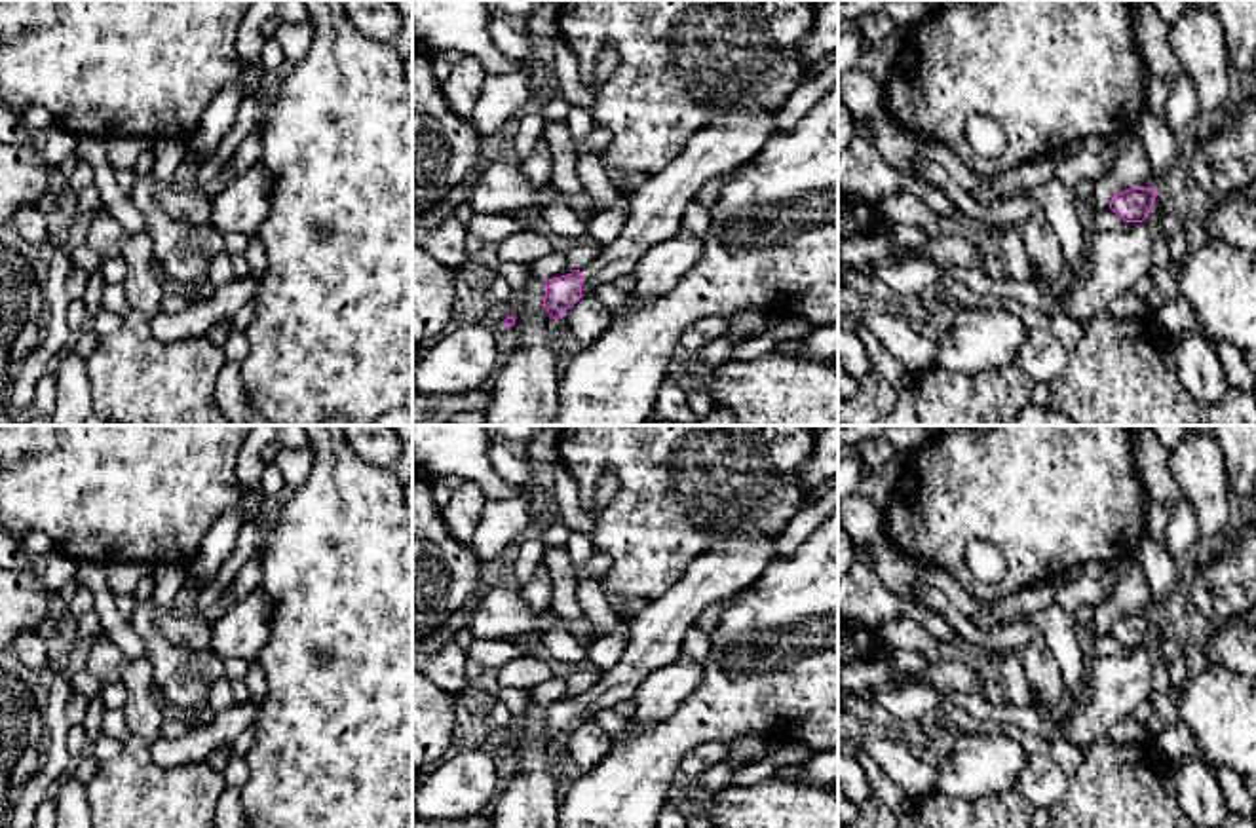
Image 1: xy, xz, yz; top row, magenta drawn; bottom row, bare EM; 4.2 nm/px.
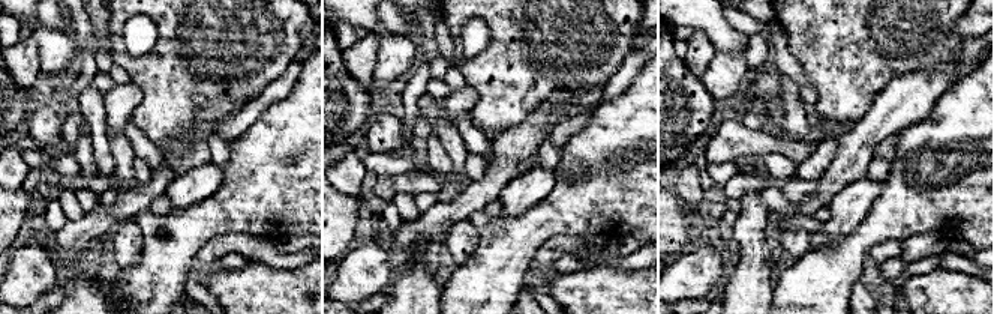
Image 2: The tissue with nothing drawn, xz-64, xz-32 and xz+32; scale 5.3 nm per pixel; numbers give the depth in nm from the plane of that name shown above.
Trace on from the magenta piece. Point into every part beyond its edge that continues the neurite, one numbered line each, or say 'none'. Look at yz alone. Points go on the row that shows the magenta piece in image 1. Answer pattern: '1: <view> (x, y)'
none

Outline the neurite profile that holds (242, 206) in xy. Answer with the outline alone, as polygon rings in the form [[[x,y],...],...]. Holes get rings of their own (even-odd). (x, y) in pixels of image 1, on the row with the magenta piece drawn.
[[[253,163],[213,198],[209,228],[220,235],[230,232],[255,235],[270,211],[268,188],[272,180],[274,175],[266,167]]]

